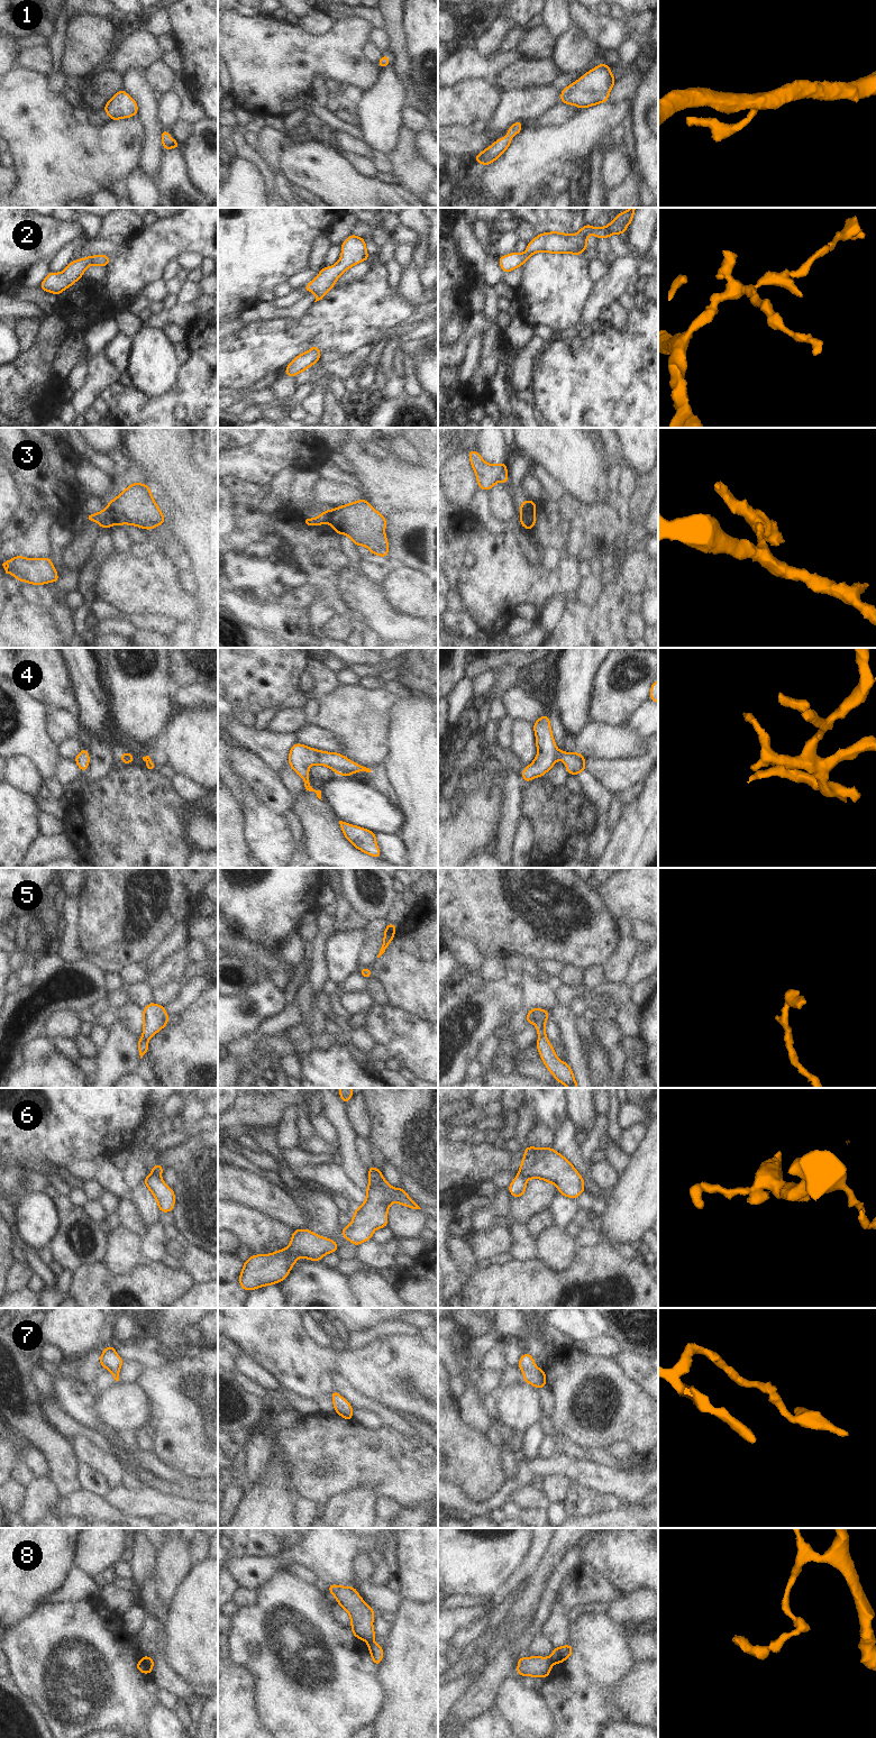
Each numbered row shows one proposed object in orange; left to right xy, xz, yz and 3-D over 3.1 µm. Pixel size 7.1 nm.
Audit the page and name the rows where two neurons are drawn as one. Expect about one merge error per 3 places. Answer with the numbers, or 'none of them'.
3, 6, 8

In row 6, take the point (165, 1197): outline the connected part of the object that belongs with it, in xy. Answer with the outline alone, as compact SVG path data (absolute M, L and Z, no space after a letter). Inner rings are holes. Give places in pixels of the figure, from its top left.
M148 1174L144 1180L145 1186L150 1190L157 1201L161 1213L171 1213L175 1205L175 1193L161 1177Z

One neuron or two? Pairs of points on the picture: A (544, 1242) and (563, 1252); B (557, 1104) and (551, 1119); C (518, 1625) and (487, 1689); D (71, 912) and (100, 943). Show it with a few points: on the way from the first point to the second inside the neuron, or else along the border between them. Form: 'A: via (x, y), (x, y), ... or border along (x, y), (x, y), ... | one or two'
A: via (548, 1242), (558, 1249) | one
B: via (554, 1107), (551, 1116) | one
C: via (511, 1640), (505, 1663), (496, 1673) | one
D: border along (75, 898), (78, 907), (76, 944) | two

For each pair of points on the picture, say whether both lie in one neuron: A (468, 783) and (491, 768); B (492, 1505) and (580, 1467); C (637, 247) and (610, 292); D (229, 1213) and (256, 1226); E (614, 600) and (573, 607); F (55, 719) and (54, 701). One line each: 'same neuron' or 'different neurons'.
A: same neuron
B: same neuron
C: same neuron
D: same neuron
E: same neuron
F: different neurons

